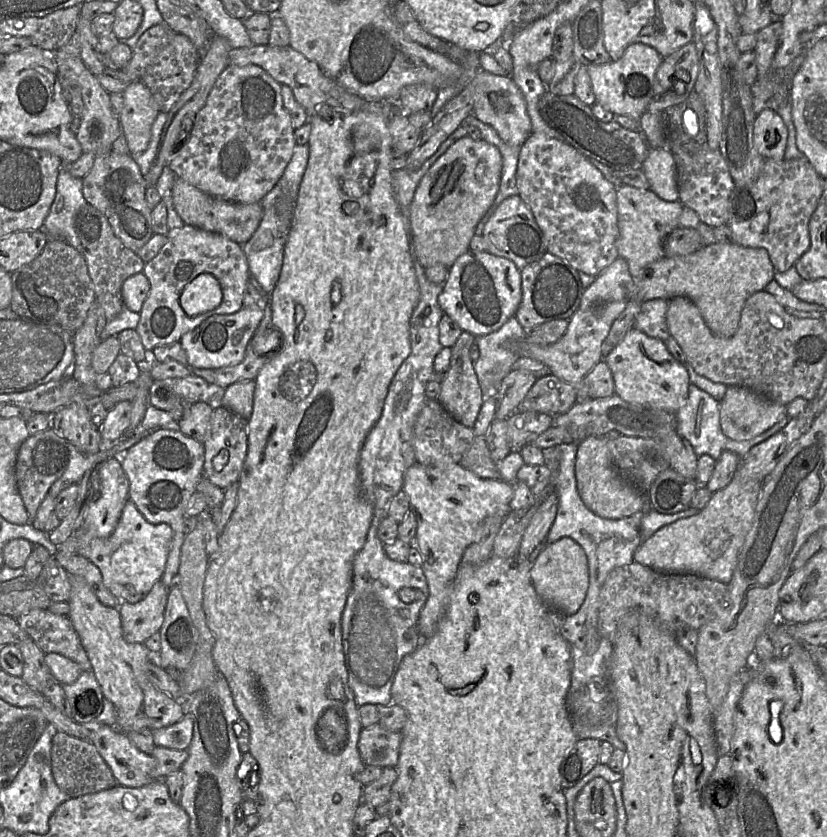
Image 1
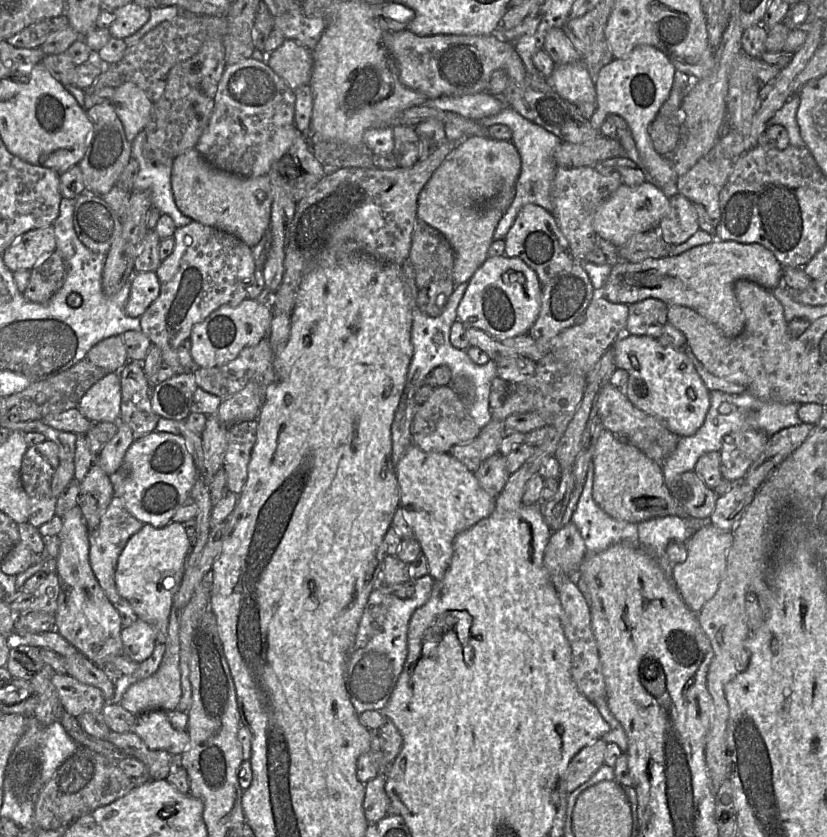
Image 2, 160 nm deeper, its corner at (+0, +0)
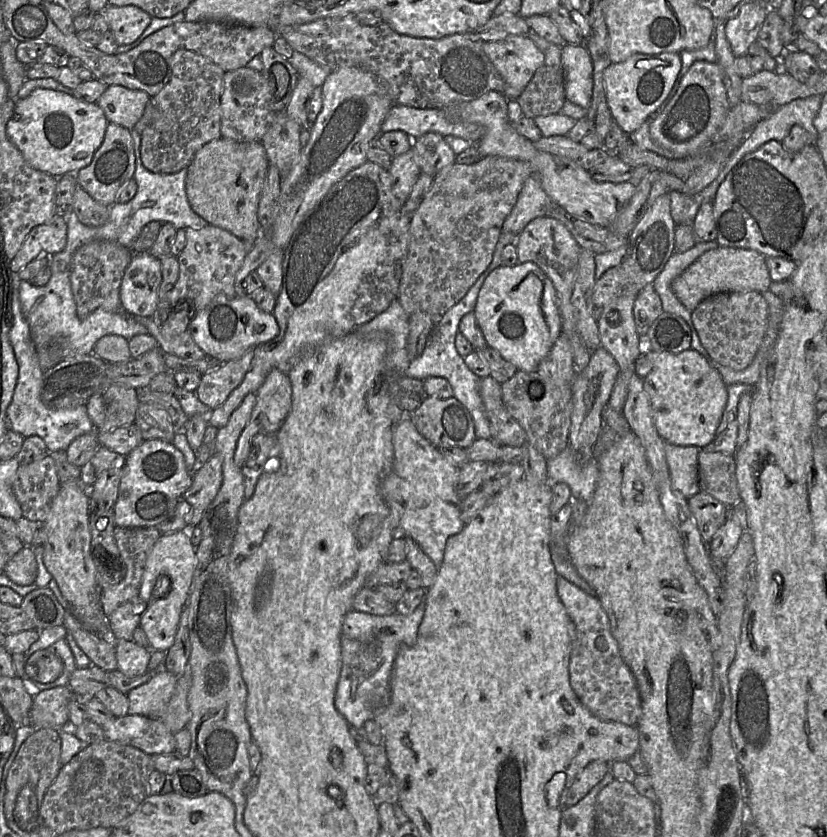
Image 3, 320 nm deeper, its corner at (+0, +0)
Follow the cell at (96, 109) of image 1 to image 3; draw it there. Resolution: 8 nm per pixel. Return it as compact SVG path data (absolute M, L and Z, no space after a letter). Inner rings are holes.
M108 122L104 140L95 152L91 163L76 174L77 185L84 189L95 201L107 207L116 203L116 196L122 186L135 172L135 154L130 130Z

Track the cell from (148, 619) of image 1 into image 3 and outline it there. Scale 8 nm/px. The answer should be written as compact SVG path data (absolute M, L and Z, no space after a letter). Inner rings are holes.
M114 640L116 646L117 669L124 675L133 677L144 674L148 669L151 653L133 640Z

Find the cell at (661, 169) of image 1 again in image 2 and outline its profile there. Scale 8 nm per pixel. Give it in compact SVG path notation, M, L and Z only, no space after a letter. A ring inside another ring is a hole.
M638 45L635 48L633 48L633 50L630 51L624 58L621 58L621 59L614 59L613 58L613 60L611 62L604 65L600 69L597 80L594 83L595 90L596 90L596 102L595 102L595 111L594 111L594 113L593 113L593 115L590 119L590 123L591 123L592 127L594 129L598 130L598 131L600 131L601 125L607 119L607 116L610 115L610 114L618 114L619 116L621 116L622 118L625 119L625 121L628 124L628 129L632 133L632 136L633 136L633 139L635 141L636 148L637 148L637 151L638 151L638 154L639 154L639 157L640 157L640 161L641 161L641 163L643 165L643 169L646 173L646 181L647 181L647 176L649 175L653 181L648 181L648 182L656 185L668 198L670 198L672 195L677 193L677 178L678 178L678 176L677 176L677 174L674 170L671 157L661 155L661 154L659 154L655 151L653 144L652 144L652 141L651 141L651 137L650 137L649 132L648 132L648 128L649 128L649 125L651 124L651 122L657 116L657 114L658 114L660 108L662 107L662 105L669 98L671 90L672 90L672 86L674 84L676 72L677 72L677 70L675 69L673 64L670 62L668 57L662 51L660 51L659 49L652 47L652 46L649 46L649 45Z

